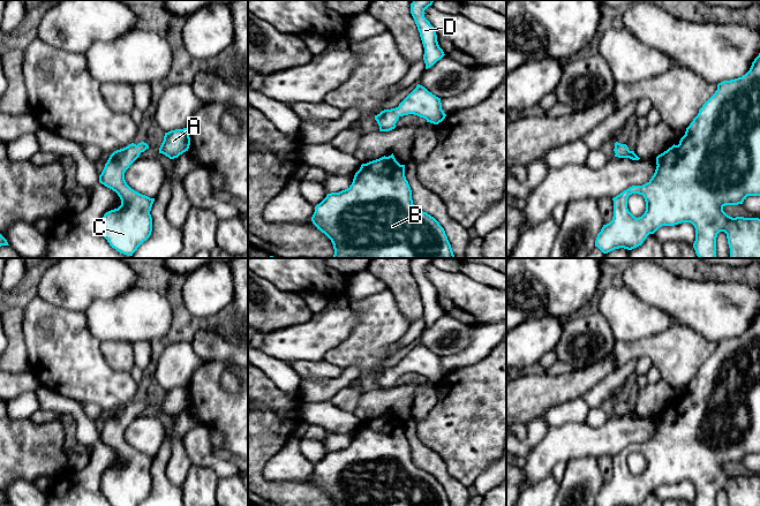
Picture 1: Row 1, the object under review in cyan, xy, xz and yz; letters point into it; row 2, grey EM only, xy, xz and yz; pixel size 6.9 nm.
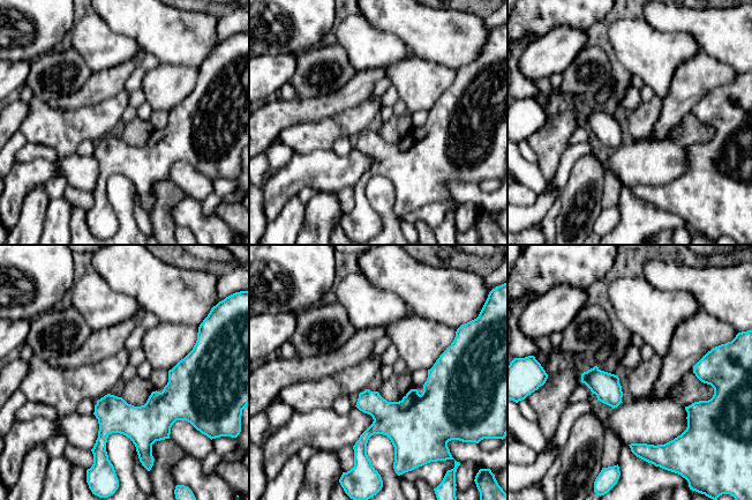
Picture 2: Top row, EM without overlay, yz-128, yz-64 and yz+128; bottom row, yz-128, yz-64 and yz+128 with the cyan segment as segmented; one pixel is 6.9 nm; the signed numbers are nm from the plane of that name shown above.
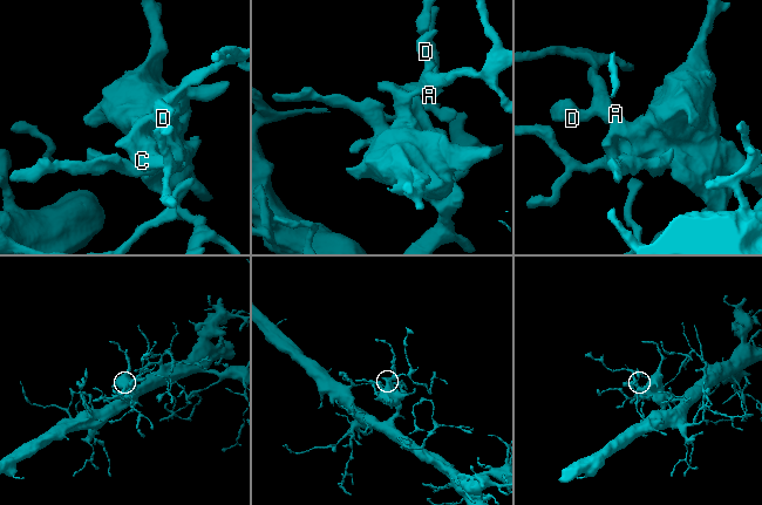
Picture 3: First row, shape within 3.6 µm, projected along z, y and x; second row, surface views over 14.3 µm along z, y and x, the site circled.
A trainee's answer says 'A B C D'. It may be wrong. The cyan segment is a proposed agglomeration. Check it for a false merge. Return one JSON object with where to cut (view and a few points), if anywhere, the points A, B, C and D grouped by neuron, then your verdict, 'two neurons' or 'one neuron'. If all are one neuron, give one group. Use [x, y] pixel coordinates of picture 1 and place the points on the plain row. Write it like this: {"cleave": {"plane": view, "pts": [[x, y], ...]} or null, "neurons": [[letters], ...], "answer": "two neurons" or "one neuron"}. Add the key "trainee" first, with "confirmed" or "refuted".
{"trainee": "confirmed", "cleave": null, "neurons": [["A", "B", "C", "D"]], "answer": "one neuron"}

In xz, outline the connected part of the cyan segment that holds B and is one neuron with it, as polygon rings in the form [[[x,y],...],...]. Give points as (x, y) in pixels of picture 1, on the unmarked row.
[[[393,411],[362,422],[347,447],[328,452],[315,465],[311,479],[331,498],[333,506],[451,506],[439,481],[413,462],[412,448],[405,435],[405,423],[400,423]]]

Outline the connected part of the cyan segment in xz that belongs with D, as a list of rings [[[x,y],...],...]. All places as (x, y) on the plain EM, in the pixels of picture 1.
[[[413,258],[411,262],[411,272],[415,279],[420,295],[424,305],[423,318],[426,327],[434,324],[445,312],[439,305],[435,286],[424,275],[424,269],[432,263],[435,258]]]

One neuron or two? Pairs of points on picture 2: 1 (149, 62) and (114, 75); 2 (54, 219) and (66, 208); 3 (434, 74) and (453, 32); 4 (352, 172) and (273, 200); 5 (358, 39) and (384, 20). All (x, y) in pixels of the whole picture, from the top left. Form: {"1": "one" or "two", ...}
{"1": "two", "2": "one", "3": "two", "4": "one", "5": "two"}

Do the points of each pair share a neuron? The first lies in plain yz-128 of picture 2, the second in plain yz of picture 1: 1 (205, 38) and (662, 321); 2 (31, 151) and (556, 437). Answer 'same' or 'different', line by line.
1: different
2: different

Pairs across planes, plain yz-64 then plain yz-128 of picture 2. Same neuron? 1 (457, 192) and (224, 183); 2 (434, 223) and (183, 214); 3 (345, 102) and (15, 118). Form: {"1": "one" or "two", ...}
{"1": "two", "2": "one", "3": "one"}

